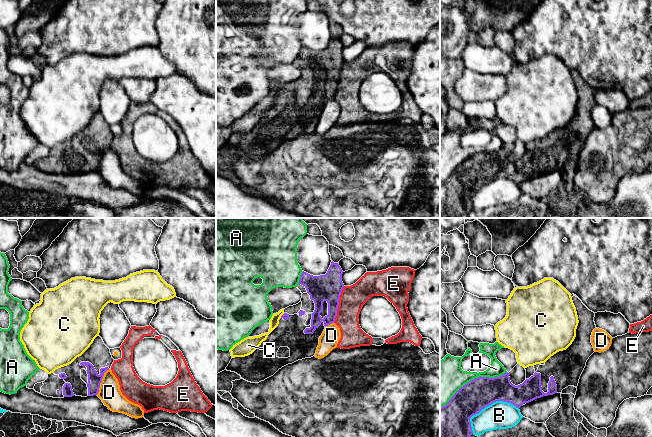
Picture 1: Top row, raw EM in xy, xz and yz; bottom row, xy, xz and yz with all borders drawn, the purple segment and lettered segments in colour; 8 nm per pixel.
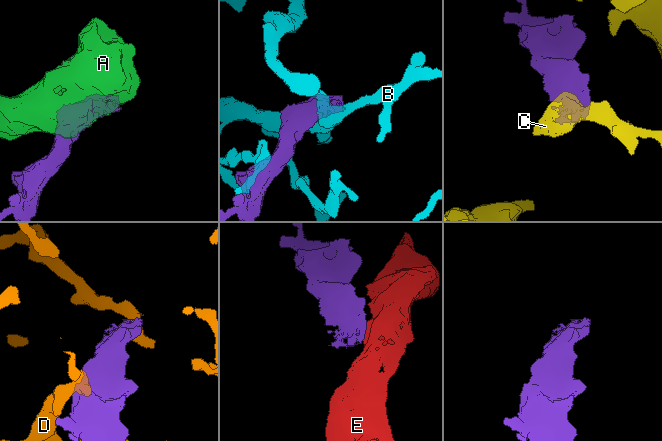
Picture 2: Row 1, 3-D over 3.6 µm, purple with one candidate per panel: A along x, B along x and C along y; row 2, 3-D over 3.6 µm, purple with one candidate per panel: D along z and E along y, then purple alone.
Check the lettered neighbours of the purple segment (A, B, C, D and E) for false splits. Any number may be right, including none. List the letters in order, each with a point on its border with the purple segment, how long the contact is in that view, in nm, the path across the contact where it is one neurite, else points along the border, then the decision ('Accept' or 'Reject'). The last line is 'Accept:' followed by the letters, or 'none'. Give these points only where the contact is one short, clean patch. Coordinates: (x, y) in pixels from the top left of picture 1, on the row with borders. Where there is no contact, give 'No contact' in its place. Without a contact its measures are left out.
A: Touches purple at yz (473, 379). Shared border 600 nm. Reject
B: Touches purple at yz (486, 406). Shared border 440 nm. Reject
C: Touches purple at xz (281, 316). Shared border 60 nm. Boundary: xz (284, 313), (279, 318). Reject
D: Touches purple at xy (101, 381). Shared border 240 nm. Reject
E: Touches purple at xz (338, 304). Shared border 300 nm. Boundary: xz (344, 286), (340, 295), (337, 315), (333, 322). Reject
Accept: none

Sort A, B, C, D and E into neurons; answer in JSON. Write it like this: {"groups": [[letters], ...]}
{"groups": [["A"], ["B"], ["C"], ["D"], ["E"]]}

